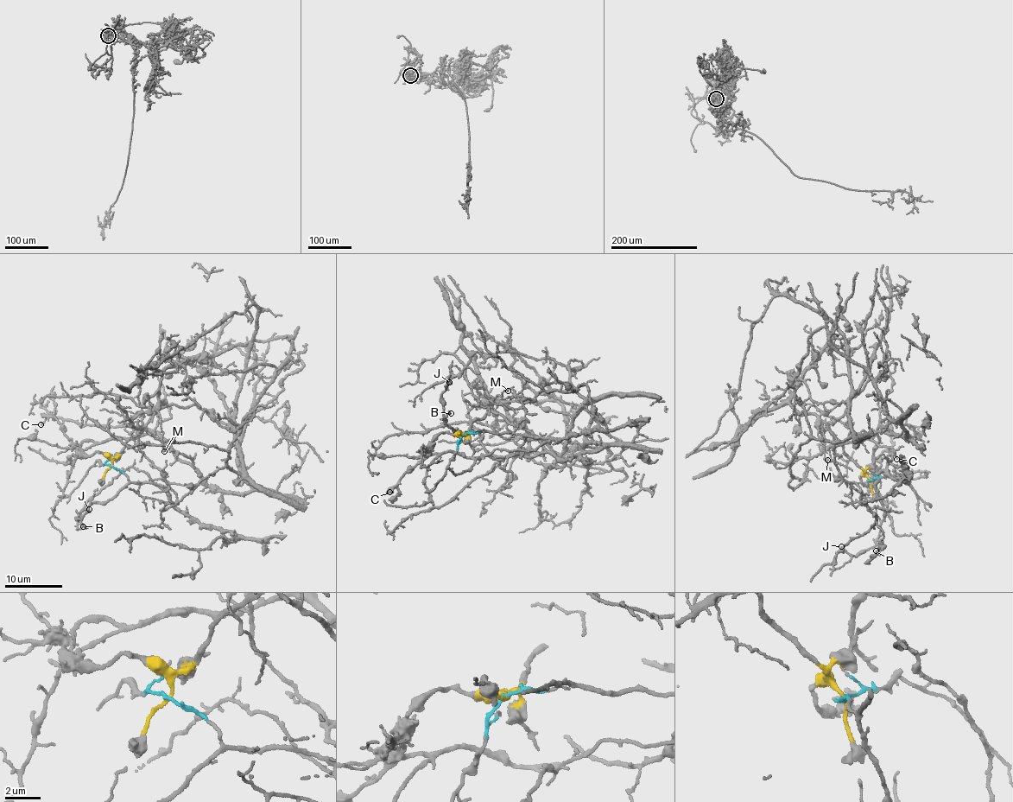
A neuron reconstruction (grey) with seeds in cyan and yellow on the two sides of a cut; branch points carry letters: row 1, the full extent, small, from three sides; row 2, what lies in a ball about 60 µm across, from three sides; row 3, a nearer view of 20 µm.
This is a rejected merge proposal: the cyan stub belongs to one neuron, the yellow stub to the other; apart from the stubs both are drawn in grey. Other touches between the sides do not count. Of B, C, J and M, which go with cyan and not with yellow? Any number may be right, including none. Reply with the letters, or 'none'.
B, J

